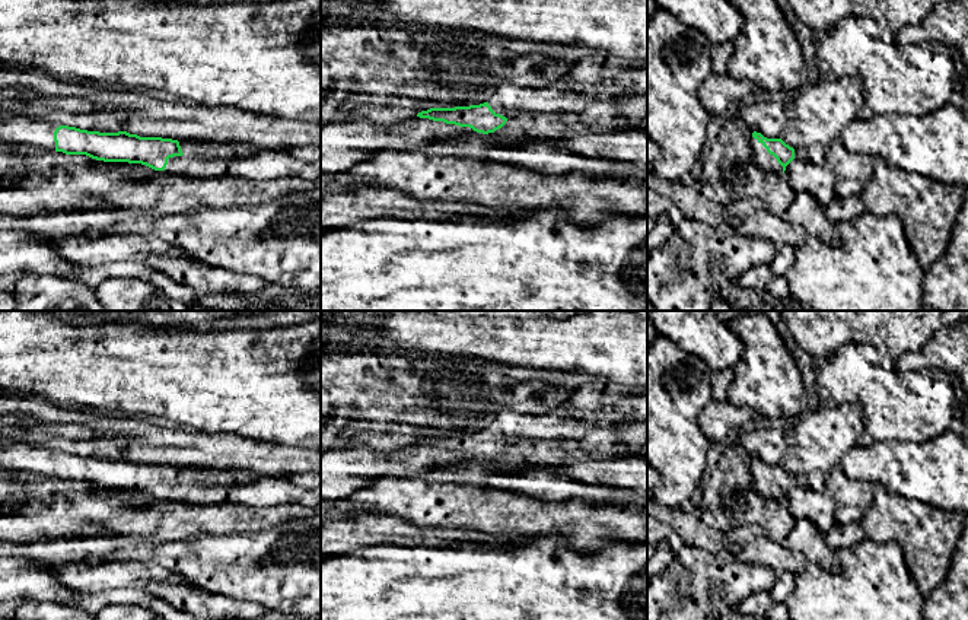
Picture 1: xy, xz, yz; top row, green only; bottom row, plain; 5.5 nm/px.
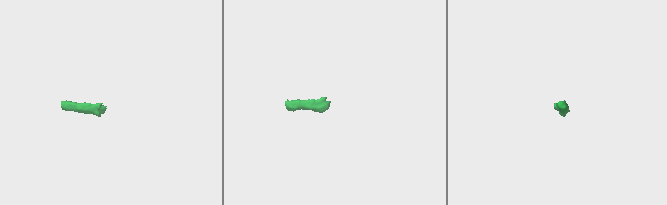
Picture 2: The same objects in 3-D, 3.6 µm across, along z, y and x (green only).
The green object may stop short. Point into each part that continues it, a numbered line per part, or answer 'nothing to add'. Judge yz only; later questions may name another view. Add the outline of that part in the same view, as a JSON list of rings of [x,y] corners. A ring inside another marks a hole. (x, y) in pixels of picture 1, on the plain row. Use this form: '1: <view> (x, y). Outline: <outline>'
1: yz (766, 487). Outline: [[[751,464],[751,478],[755,490],[761,496],[767,496],[776,500],[783,502],[783,493],[777,489],[777,486],[767,478],[767,476],[757,465]]]

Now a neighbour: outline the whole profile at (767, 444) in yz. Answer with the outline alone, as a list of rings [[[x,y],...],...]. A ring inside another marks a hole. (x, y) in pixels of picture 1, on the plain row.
[[[773,426],[741,430],[735,438],[752,458],[767,465],[780,465],[787,455],[784,432]]]

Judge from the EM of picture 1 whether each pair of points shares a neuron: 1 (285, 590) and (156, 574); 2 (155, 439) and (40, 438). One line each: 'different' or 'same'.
1: different
2: same

